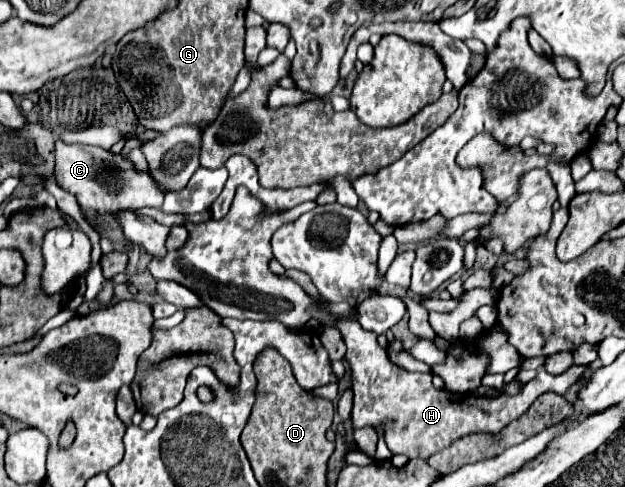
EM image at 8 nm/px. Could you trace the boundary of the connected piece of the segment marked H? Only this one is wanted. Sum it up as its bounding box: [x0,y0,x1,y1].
[325,303,585,459]

